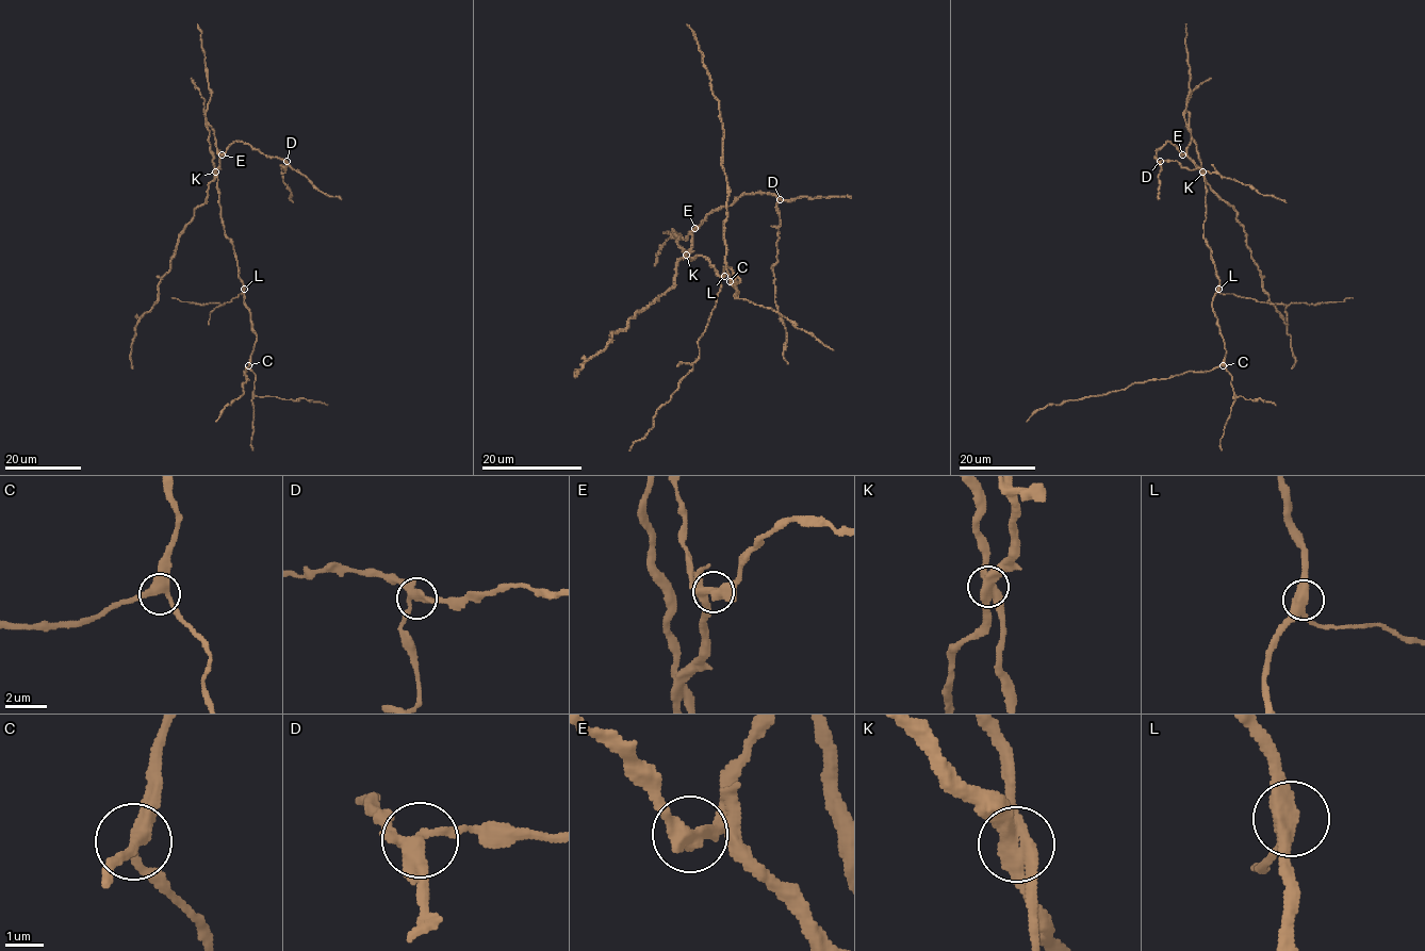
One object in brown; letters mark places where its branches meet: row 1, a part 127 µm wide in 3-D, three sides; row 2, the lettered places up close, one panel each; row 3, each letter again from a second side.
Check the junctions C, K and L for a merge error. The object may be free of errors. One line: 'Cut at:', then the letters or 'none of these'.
Cut at: K

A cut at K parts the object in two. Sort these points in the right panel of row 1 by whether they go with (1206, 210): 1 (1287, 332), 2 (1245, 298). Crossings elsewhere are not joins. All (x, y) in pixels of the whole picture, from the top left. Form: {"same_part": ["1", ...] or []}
{"same_part": ["2"]}

